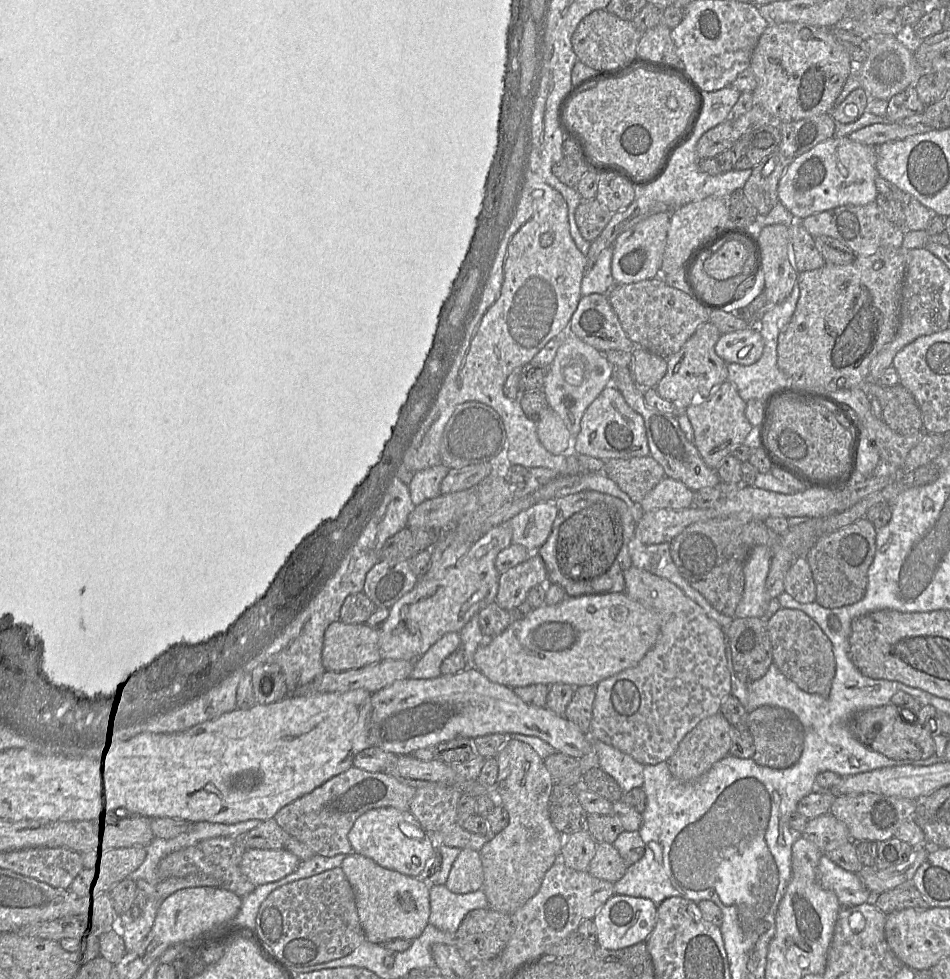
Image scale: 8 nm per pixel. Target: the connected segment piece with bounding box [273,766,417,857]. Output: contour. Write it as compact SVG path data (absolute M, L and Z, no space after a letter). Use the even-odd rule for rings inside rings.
M352 766L281 808L273 819L287 834L306 845L316 855L349 855L353 849L348 833L359 816L371 809L384 807L409 810L416 789L385 772L368 772Z

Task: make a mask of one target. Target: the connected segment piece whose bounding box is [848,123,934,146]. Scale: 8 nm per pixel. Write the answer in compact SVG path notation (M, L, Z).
M899 123L873 124L849 134L848 138L864 145L876 146L886 142L903 140L933 129L931 126L923 124L913 126L901 125Z

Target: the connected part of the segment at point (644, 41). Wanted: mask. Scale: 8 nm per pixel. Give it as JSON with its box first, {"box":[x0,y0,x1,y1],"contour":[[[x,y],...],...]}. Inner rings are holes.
{"box":[636,23,683,66],"contour":[[[663,23],[646,30],[641,34],[636,53],[653,62],[683,66],[670,32]]]}

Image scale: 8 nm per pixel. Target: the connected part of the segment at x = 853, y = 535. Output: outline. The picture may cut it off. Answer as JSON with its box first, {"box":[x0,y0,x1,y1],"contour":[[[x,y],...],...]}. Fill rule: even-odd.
{"box":[806,517,877,609],"contour":[[[866,517],[821,536],[806,553],[816,586],[815,602],[834,609],[860,601],[867,589],[868,570],[874,561],[877,530]]]}

